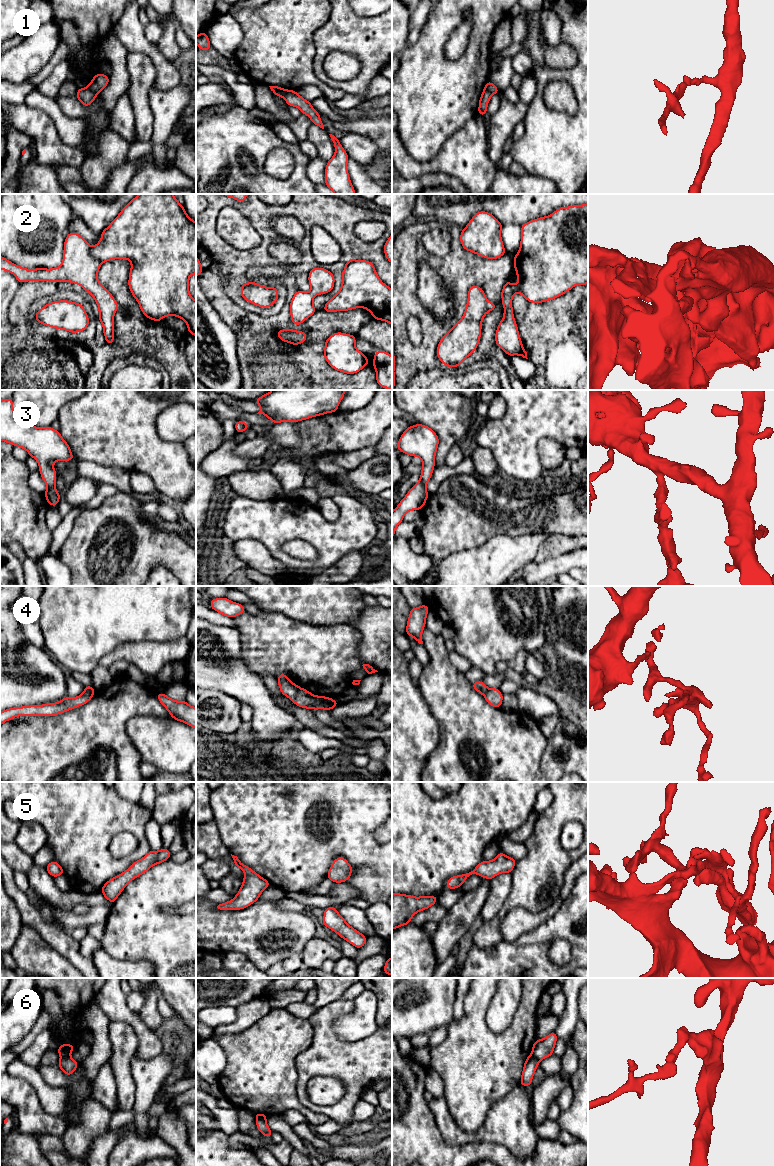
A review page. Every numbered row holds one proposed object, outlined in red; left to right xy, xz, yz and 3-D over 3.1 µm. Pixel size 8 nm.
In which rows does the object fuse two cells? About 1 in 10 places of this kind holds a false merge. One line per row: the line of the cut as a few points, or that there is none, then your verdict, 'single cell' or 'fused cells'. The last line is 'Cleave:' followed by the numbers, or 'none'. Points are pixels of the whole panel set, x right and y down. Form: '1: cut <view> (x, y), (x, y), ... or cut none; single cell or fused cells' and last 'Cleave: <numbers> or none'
1: cut xy (87, 87), (96, 94); fused cells
2: cut none; single cell
3: cut none; single cell
4: cut xy (94, 690), (84, 692); fused cells
5: cut none; single cell
6: cut xy (69, 1055), (61, 1057); fused cells
Cleave: 1, 4, 6

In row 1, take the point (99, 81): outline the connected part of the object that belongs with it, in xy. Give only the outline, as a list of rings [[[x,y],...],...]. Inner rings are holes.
[[[97,73],[91,80],[88,88],[92,90],[95,94],[101,92],[109,84],[109,76]]]

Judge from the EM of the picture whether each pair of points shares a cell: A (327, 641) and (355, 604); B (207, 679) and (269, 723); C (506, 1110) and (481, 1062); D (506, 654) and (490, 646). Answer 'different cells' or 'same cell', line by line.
A: different cells
B: same cell
C: different cells
D: same cell

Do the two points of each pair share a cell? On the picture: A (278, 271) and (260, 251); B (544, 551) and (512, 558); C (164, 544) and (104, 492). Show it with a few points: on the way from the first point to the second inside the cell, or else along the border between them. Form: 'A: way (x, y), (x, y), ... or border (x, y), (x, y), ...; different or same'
A: border (277, 263), (251, 266), (249, 268); different
B: border (547, 534), (533, 560); different
C: border (119, 491), (106, 497), (95, 508), (89, 509); different

